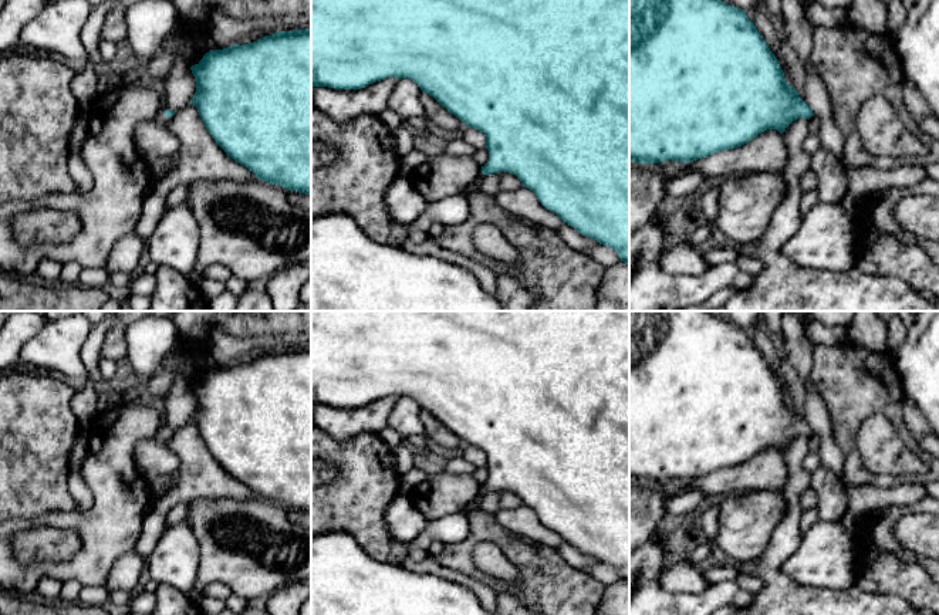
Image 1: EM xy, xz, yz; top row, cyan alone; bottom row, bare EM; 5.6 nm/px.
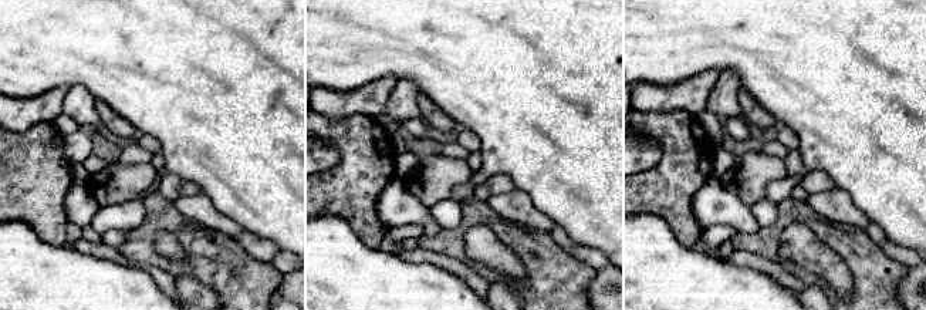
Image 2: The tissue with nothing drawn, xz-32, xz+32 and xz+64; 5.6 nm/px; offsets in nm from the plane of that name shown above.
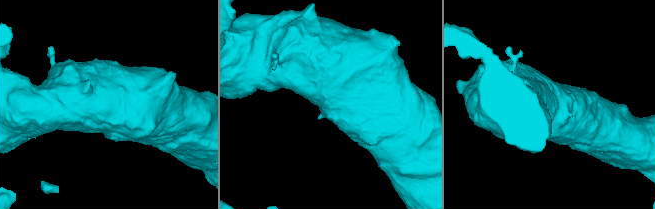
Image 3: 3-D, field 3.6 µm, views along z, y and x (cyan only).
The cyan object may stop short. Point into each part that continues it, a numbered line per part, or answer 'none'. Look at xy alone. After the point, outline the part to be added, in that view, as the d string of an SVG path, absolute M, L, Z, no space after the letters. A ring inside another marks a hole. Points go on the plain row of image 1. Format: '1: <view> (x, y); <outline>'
1: xy (152, 456); M162 423L155 435L138 442L135 447L135 464L148 483L179 469L178 456L168 447L170 436L163 433L166 428L166 423Z

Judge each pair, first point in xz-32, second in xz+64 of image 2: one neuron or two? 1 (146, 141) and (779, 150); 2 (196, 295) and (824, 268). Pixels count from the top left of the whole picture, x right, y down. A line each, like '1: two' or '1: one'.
1: two
2: two

